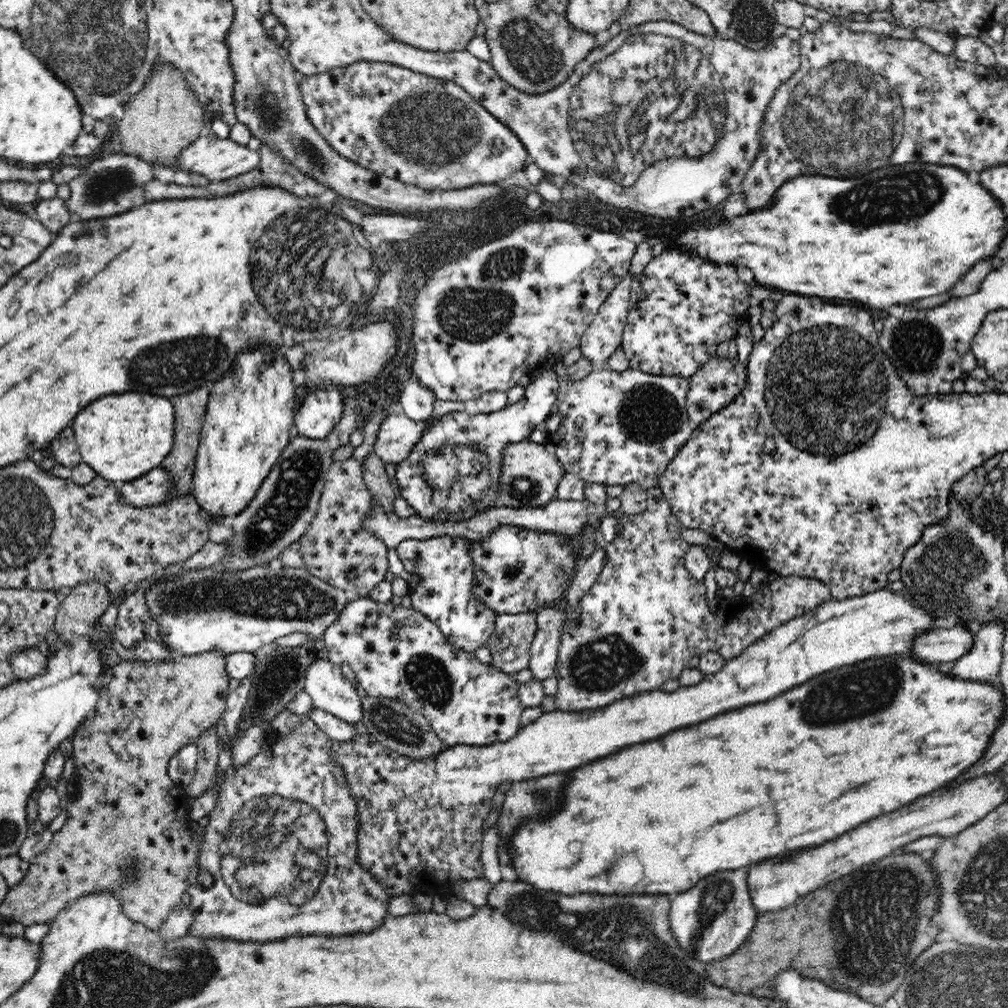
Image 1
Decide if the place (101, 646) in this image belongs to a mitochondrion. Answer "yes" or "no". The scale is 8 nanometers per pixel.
no

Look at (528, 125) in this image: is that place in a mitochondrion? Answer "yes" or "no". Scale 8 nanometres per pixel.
no

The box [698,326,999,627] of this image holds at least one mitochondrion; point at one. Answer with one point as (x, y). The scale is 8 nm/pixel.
(943, 575)

